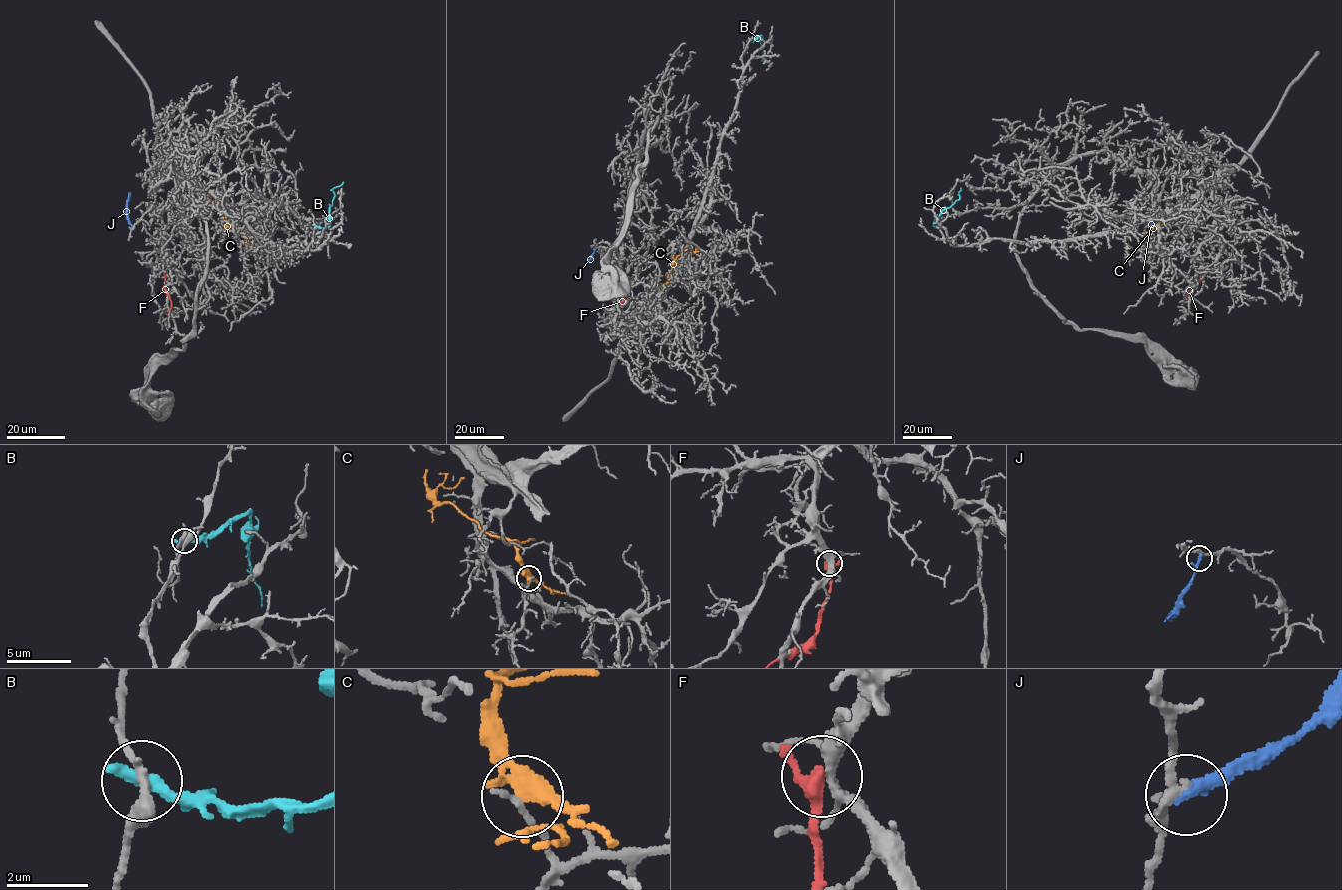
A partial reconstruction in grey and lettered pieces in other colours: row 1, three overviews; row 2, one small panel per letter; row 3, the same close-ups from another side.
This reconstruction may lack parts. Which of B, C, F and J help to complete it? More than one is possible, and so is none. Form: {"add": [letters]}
{"add": []}

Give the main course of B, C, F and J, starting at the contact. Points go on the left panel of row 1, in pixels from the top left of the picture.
B: (315, 226), (330, 225), (329, 208), (335, 195), (332, 190), (343, 182)
C: (248, 243), (243, 235), (227, 225), (220, 206), (215, 207), (206, 198)
F: (165, 273), (165, 287), (171, 303), (168, 311)
J: (133, 228), (128, 218), (130, 192)

